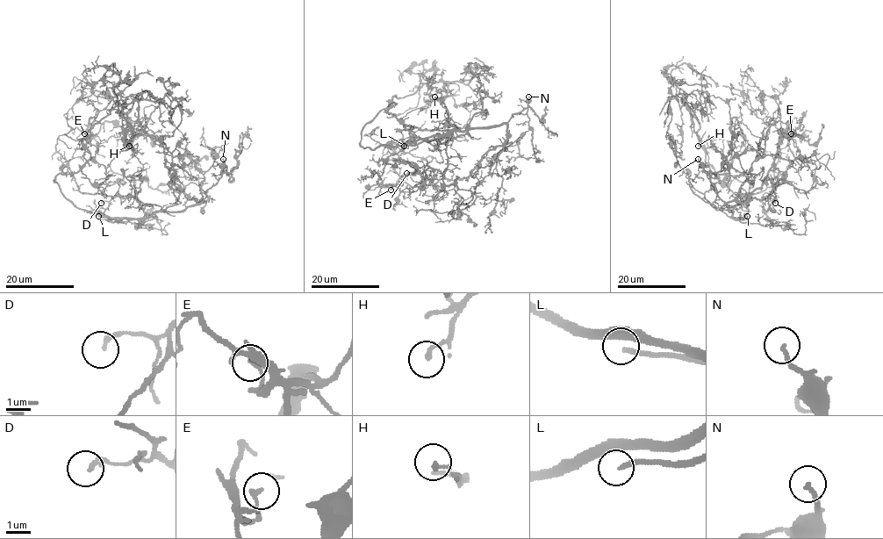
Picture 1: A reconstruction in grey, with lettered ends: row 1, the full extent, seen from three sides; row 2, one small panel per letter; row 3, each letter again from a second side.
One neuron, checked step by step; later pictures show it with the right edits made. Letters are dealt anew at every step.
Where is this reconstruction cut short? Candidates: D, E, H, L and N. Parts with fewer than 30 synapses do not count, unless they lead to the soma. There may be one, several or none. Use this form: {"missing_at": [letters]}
{"missing_at": ["N"]}

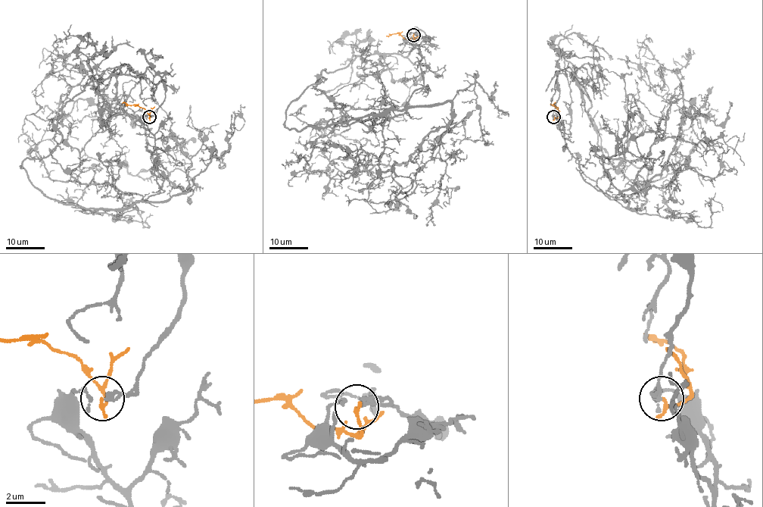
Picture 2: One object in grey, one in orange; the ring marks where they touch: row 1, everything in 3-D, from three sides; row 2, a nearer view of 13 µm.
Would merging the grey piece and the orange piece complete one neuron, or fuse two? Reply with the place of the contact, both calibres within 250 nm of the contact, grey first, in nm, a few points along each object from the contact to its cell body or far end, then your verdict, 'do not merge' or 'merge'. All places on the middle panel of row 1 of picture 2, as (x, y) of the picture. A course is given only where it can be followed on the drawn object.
(413, 35) | 140/120 nm | grey via (413, 34), (315, 89), (369, 126), (452, 119), (341, 172), (325, 143), (365, 110) | orange via (413, 34), (414, 39), (409, 40), (397, 33), (386, 36) | do not merge

